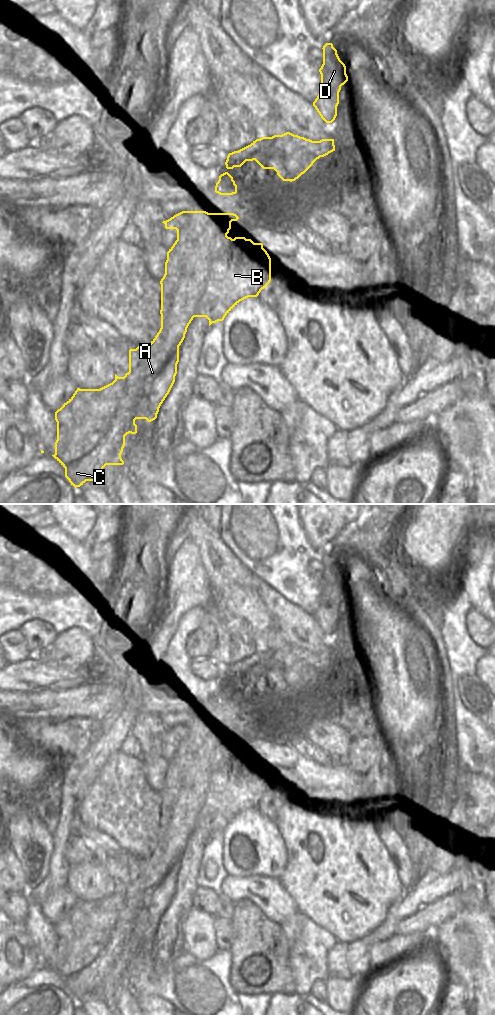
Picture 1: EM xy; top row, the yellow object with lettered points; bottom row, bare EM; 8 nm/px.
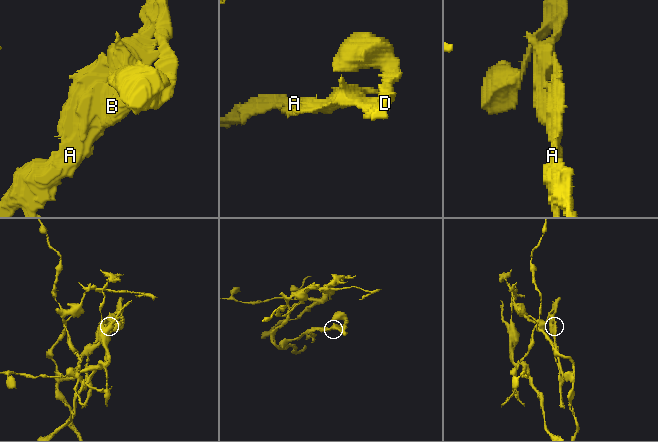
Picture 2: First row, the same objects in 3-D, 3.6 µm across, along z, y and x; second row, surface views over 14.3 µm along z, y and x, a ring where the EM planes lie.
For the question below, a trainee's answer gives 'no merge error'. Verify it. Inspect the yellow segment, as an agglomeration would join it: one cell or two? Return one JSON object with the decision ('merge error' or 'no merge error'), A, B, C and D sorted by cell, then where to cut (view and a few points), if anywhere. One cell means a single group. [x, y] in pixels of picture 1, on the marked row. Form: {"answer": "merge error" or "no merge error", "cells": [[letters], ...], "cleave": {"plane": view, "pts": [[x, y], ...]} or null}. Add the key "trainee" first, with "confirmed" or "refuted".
{"trainee": "confirmed", "answer": "no merge error", "cells": [["A", "B", "C", "D"]], "cleave": null}

